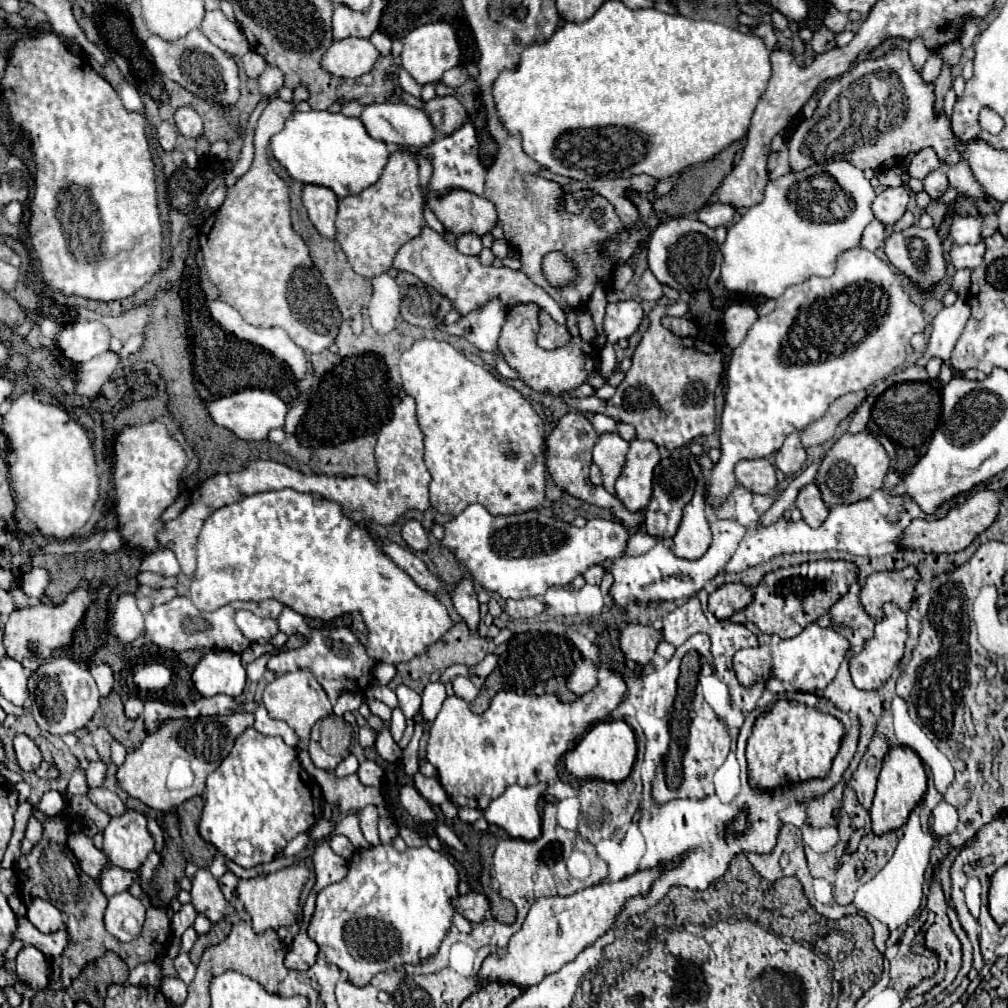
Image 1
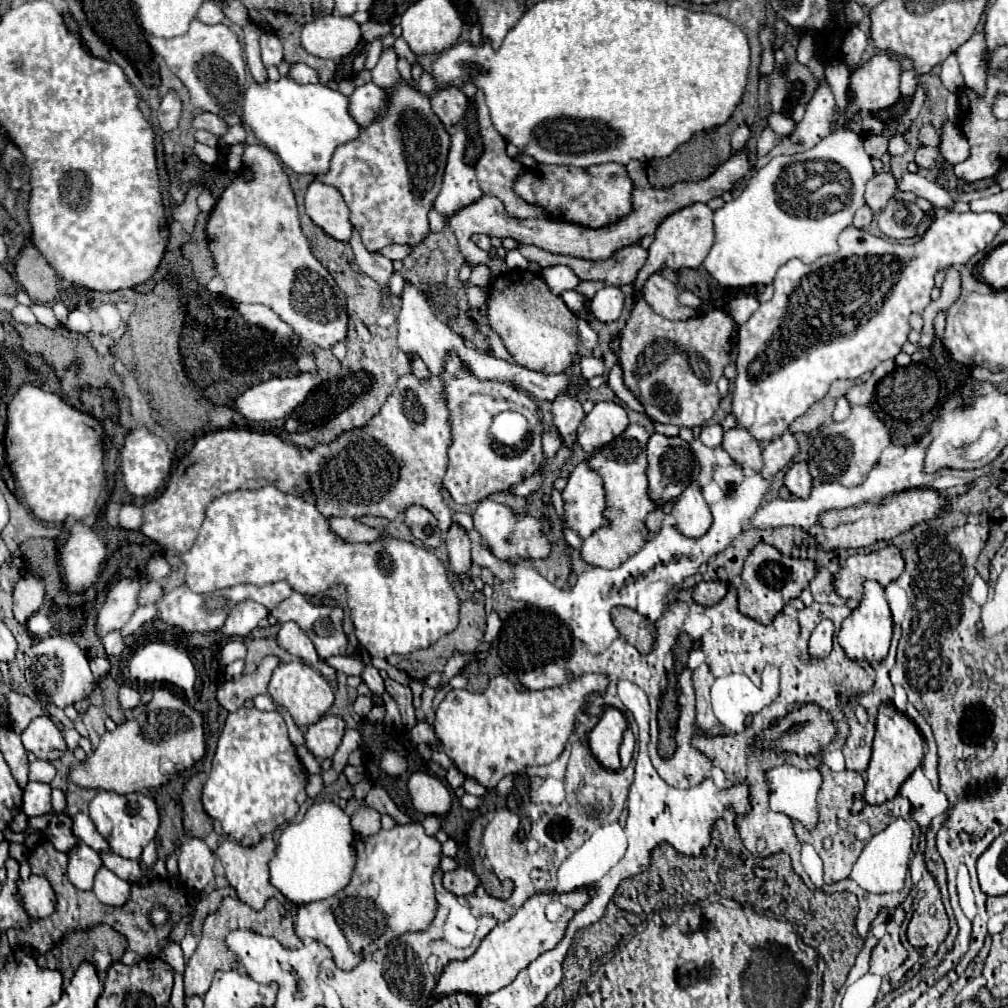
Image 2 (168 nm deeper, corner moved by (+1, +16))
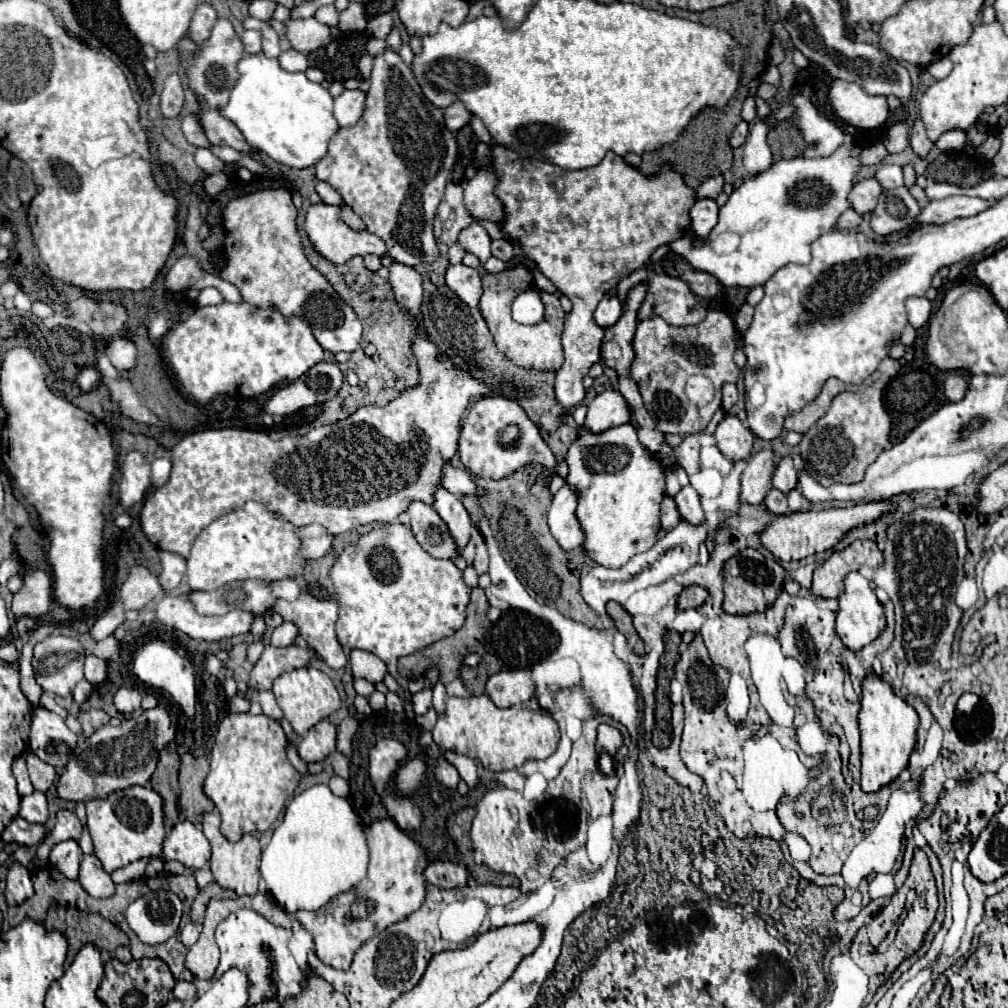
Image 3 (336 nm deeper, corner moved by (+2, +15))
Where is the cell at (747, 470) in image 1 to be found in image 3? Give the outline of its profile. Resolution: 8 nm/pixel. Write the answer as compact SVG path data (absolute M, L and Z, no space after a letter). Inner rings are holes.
M727 415L715 429L715 439L719 451L729 461L747 461L753 449L753 435L751 431L735 417Z

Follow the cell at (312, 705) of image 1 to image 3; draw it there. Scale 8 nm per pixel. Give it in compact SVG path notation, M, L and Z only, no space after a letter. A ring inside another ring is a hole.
M301 667L301 669L293 669L289 673L283 673L281 677L275 679L271 691L273 691L279 707L283 709L285 719L293 725L297 735L305 735L315 723L319 723L321 719L327 719L341 705L341 697L337 693L337 687L333 685L333 681L315 667Z

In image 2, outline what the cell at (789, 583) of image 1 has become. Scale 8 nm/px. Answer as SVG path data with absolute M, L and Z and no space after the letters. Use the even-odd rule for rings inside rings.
M756 544L748 558L744 560L742 582L738 586L738 610L744 616L750 616L762 624L770 624L776 614L782 612L786 602L800 596L800 592L810 584L816 574L816 566L810 560L788 558L774 550L770 544Z

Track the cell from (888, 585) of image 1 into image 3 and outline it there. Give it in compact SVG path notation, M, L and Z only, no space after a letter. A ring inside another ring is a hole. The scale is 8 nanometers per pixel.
M855 541L843 551L835 551L821 567L813 573L811 591L817 597L837 599L843 593L843 579L851 571L859 571L861 567L877 569L883 565L883 553L879 551L875 541Z

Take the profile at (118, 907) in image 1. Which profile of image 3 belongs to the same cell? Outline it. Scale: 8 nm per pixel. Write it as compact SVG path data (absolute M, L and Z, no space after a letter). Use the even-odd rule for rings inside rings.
M95 855L83 857L81 871L79 871L79 883L95 899L113 897L117 891L117 885L113 883L111 875L103 869L101 861Z

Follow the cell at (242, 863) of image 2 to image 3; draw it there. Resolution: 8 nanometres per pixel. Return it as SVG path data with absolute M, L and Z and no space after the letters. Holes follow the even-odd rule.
M205 813L203 833L211 843L211 871L213 871L215 881L223 889L233 889L239 897L241 895L255 895L257 885L259 885L259 859L261 859L259 839L253 835L243 835L241 841L229 843L219 831L219 813Z

